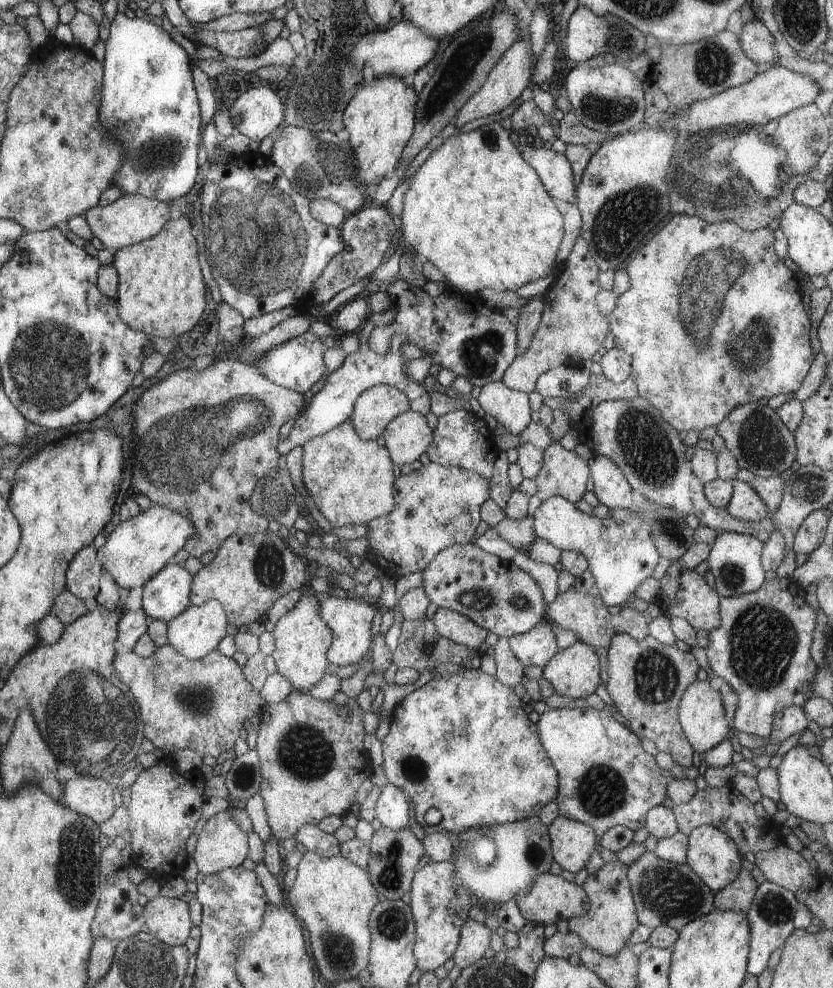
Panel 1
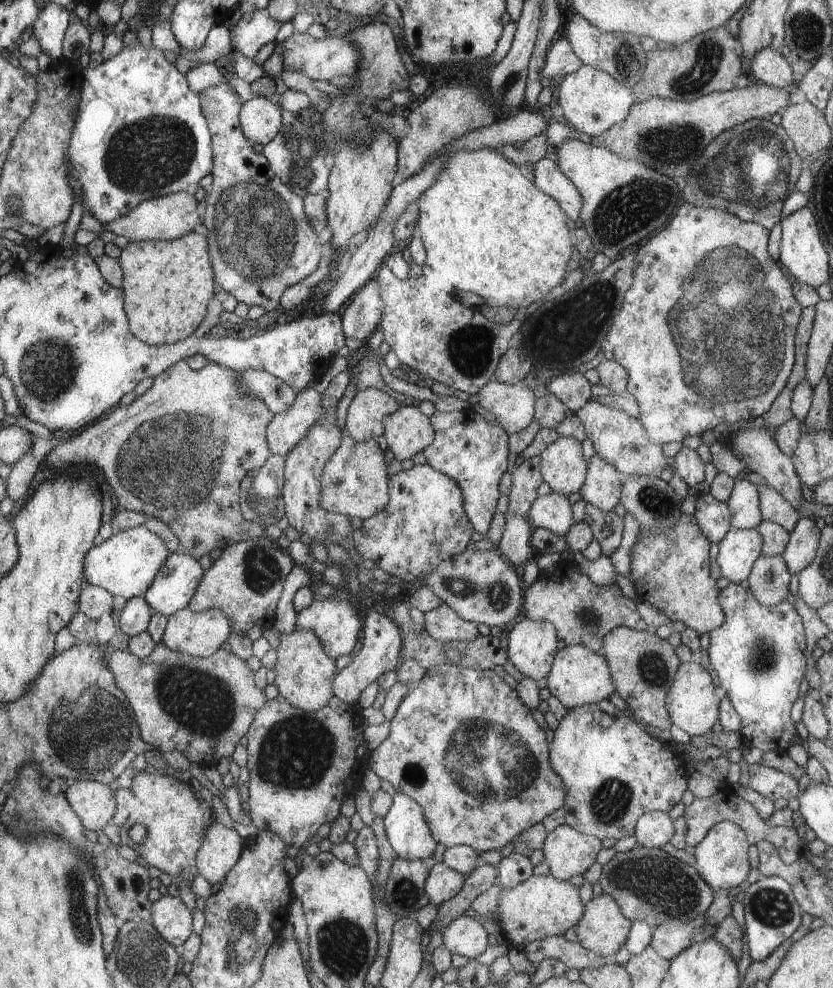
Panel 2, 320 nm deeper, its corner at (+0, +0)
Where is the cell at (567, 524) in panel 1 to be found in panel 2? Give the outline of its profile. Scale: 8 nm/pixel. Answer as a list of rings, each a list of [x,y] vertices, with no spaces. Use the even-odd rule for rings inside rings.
[[[551,492],[540,496],[530,508],[528,519],[533,528],[544,528],[552,534],[565,536],[572,528],[572,512],[567,496]]]

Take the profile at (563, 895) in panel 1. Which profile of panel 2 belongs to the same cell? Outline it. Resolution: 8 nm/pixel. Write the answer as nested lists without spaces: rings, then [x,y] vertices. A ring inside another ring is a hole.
[[[551,875],[530,876],[522,884],[510,890],[500,892],[498,902],[498,925],[505,935],[509,948],[525,950],[532,942],[544,940],[550,936],[563,936],[573,926],[581,922],[584,906],[580,902],[578,888],[570,881],[561,881]]]

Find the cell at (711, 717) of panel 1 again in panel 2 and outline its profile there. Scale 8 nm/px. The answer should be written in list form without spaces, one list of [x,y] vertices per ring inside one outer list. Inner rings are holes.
[[[698,660],[684,662],[678,670],[677,678],[670,686],[668,708],[673,724],[693,738],[709,733],[710,728],[718,722],[718,698],[714,694],[714,684]]]

